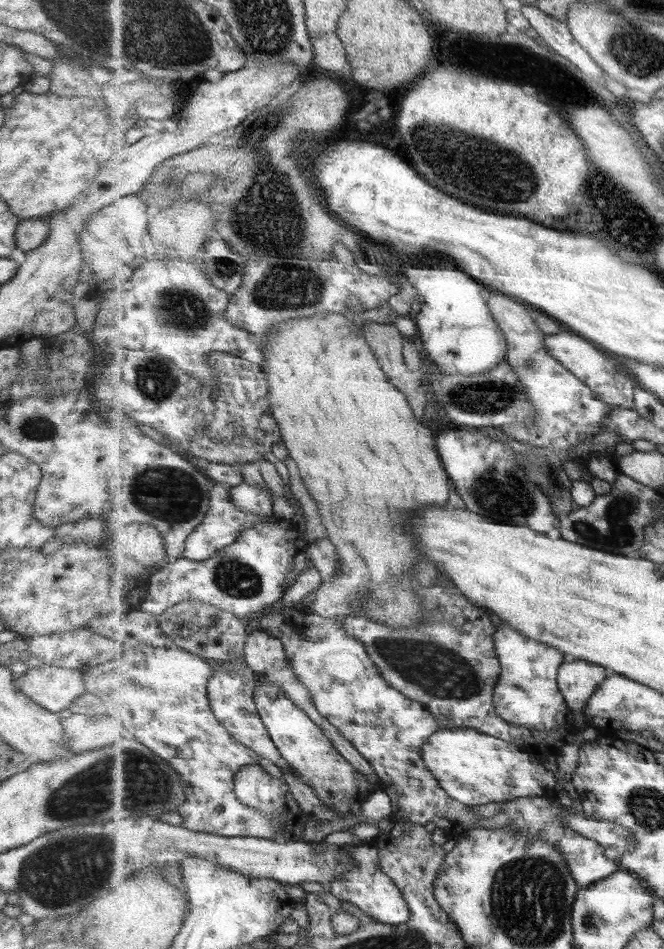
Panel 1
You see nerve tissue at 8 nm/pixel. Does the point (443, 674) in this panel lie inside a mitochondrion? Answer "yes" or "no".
yes

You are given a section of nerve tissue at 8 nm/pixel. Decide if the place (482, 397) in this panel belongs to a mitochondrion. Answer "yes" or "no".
yes

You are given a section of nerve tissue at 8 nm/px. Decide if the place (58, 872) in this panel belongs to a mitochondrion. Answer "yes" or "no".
yes

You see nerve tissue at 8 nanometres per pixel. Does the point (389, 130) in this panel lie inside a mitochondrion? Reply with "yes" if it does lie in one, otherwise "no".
no

